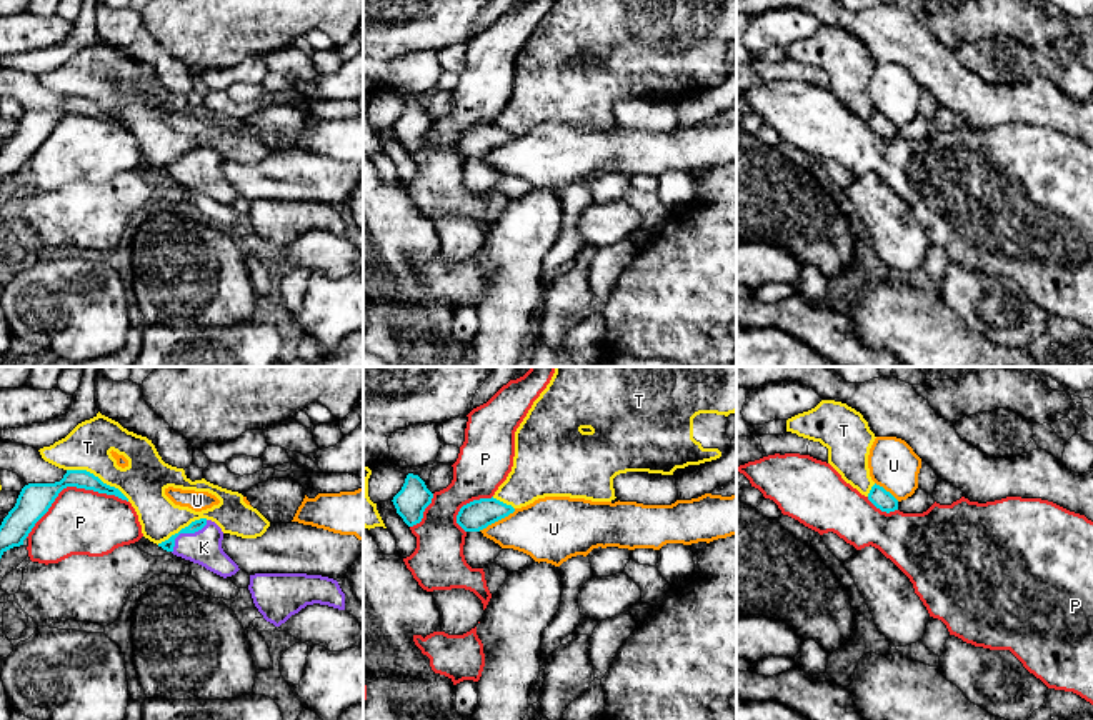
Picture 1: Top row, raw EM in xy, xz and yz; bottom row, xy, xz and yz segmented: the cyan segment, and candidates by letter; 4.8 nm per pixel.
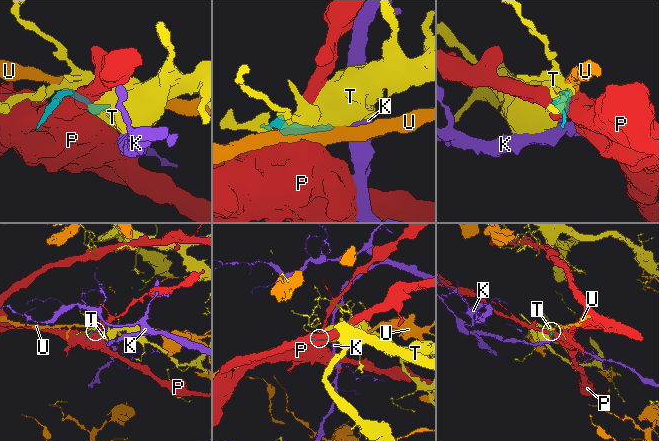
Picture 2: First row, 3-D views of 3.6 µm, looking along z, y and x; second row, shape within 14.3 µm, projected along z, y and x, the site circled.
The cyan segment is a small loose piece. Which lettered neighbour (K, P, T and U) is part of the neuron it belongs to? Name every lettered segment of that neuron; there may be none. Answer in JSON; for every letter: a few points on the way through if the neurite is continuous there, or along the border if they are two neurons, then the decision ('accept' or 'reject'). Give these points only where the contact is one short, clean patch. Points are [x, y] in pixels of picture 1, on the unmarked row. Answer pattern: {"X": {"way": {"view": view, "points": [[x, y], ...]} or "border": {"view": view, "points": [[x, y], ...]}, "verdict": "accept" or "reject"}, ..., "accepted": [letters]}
{"K": {"way": {"view": "xy", "points": [[195, 152], [185, 159], [204, 174]]}, "verdict": "accept"}, "P": {"verdict": "reject"}, "T": {"verdict": "reject"}, "U": {"verdict": "reject"}, "accepted": ["K"]}

